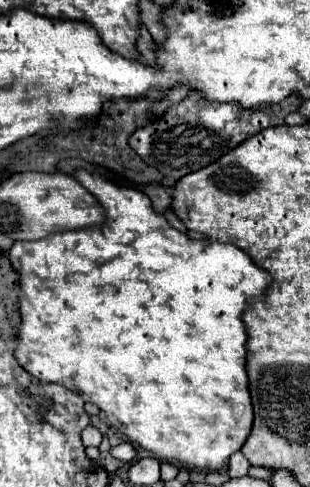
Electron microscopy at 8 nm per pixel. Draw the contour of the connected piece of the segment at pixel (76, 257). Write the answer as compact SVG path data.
M76 170L74 176L82 182L82 186L86 186L86 190L98 196L98 200L106 208L108 222L100 228L52 234L50 238L42 238L36 242L14 242L14 246L8 250L8 258L12 266L18 270L22 286L20 292L22 324L18 326L18 342L14 348L14 356L18 358L20 366L24 366L26 372L36 376L38 380L58 382L64 388L78 392L86 402L96 404L118 432L122 432L130 442L136 442L144 450L152 452L156 458L166 460L170 464L182 462L192 468L220 470L222 464L226 464L228 458L242 448L252 430L254 414L252 414L252 398L248 392L248 376L246 376L246 326L242 314L254 298L262 296L268 290L268 286L272 284L272 276L264 268L258 268L252 262L252 258L248 258L240 248L232 244L192 240L186 234L178 232L168 224L168 220L162 214L154 210L152 200L144 192L116 186L104 180L100 174L92 174L86 170Z

